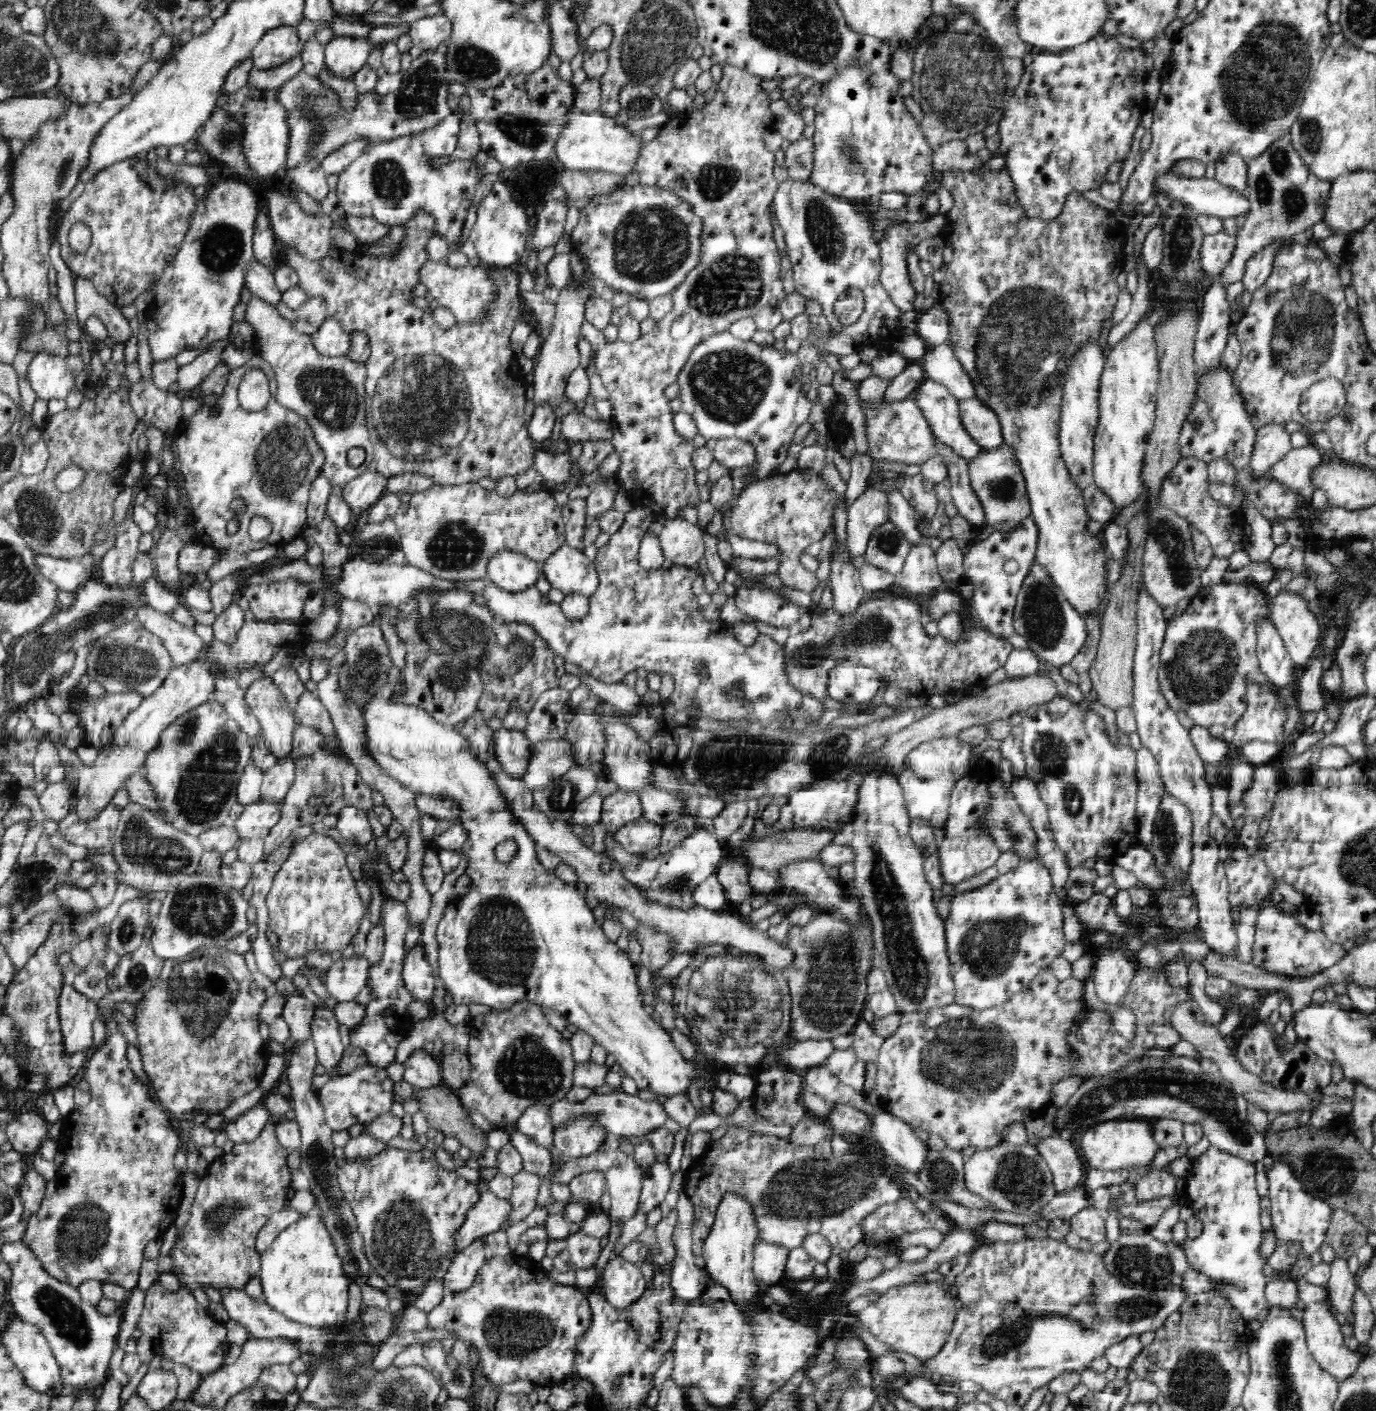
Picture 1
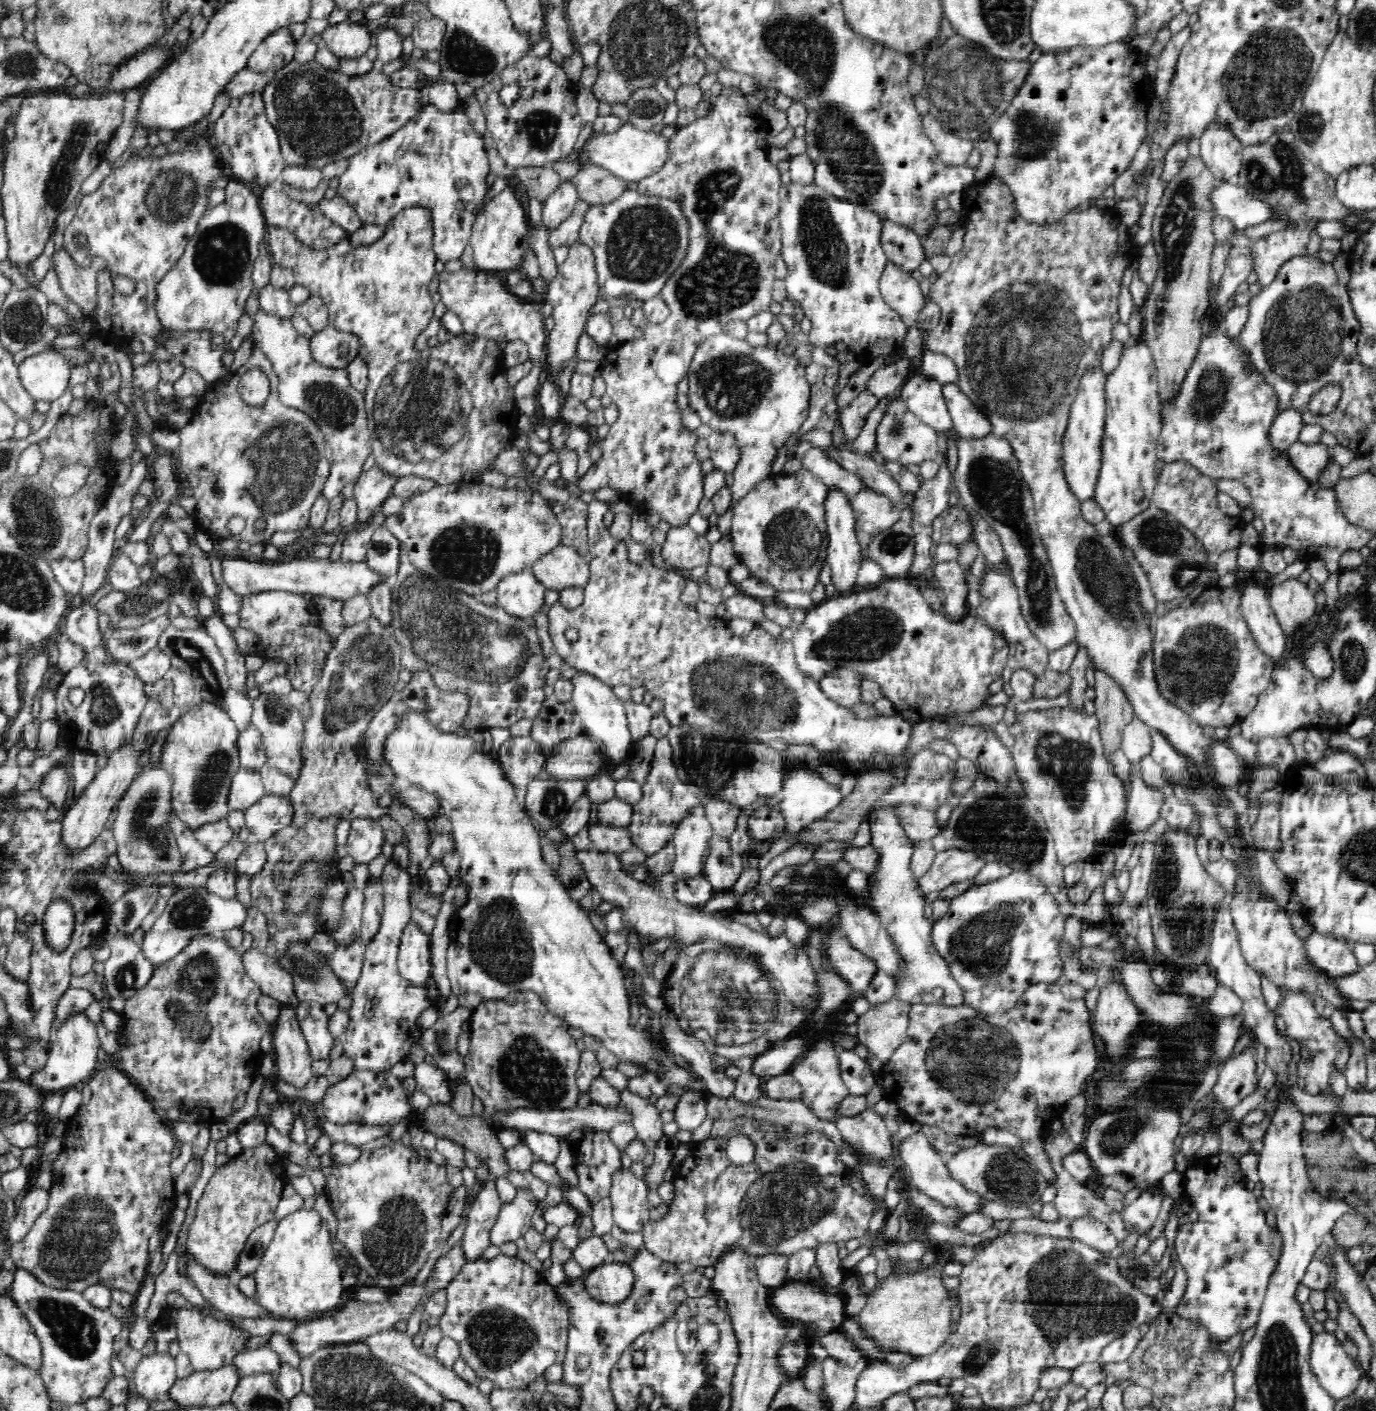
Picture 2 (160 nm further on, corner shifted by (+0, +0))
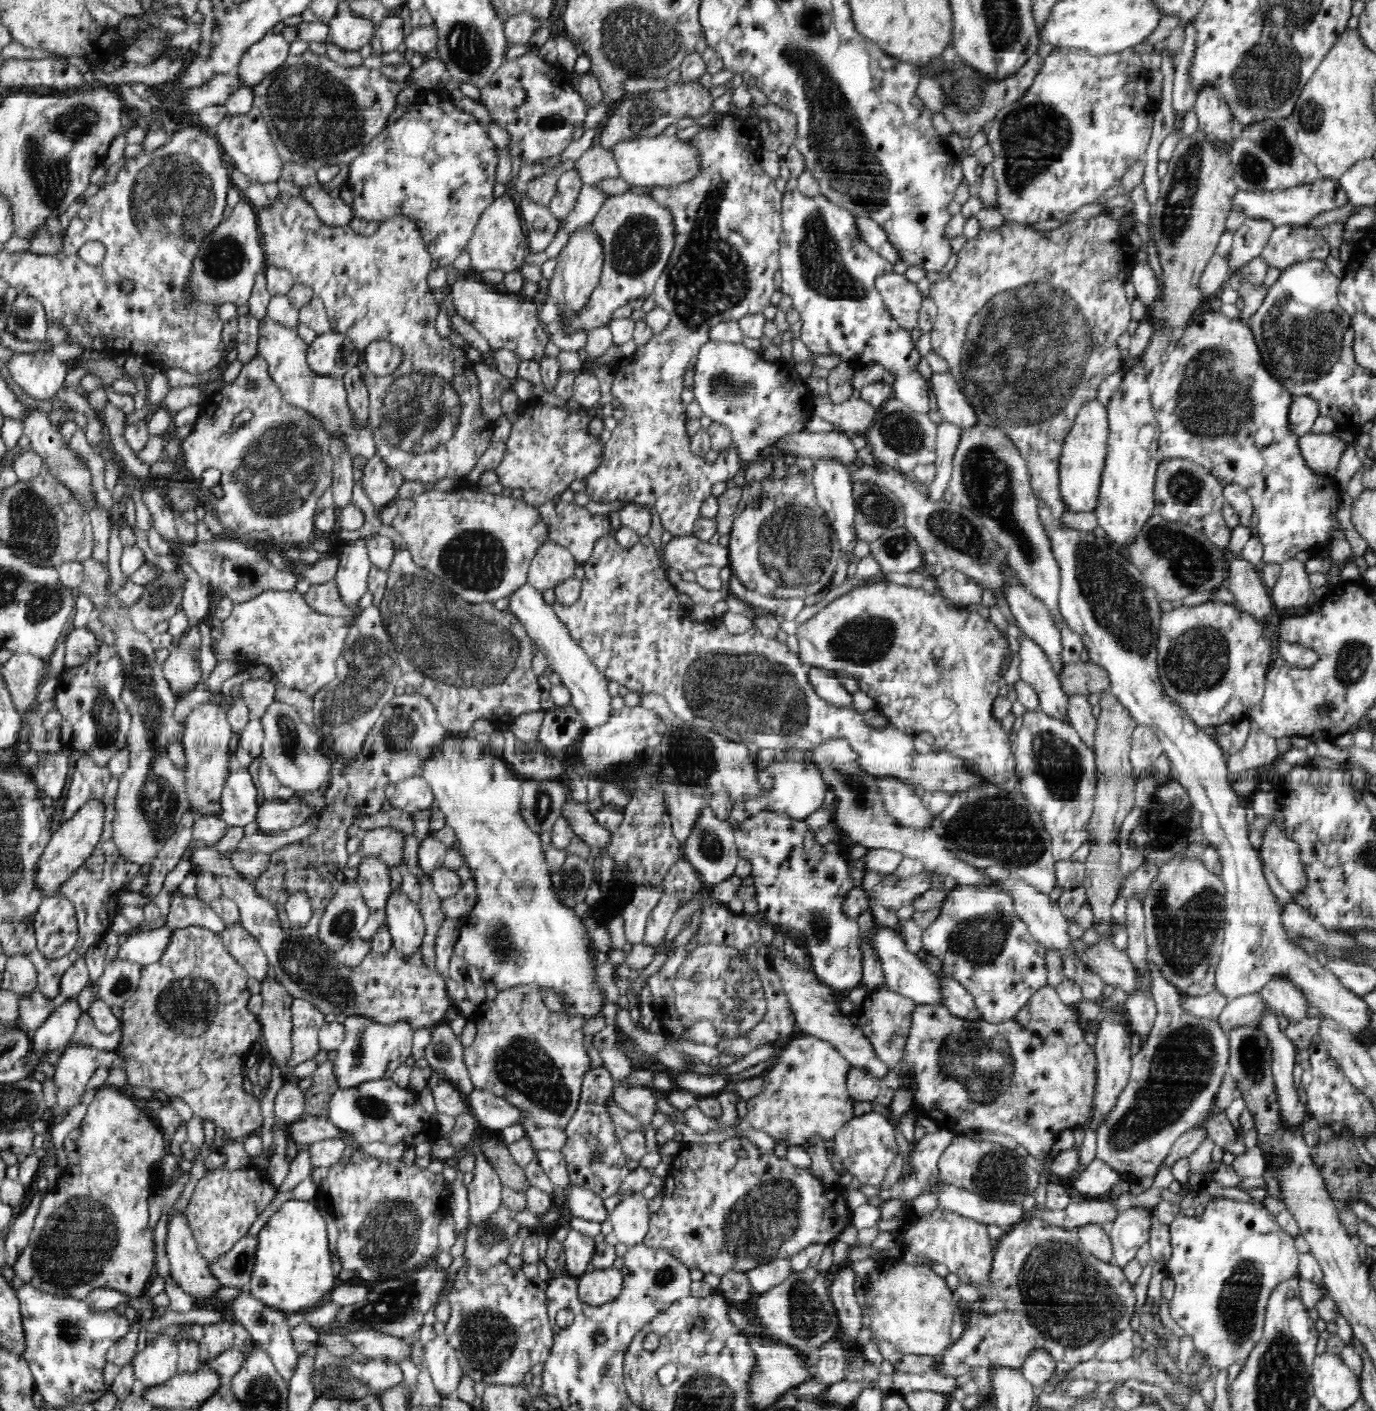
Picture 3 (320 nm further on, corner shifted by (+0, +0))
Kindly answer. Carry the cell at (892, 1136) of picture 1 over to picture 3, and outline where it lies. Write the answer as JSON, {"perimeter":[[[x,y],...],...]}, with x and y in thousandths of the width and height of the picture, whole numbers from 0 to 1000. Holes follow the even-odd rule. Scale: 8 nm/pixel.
{"perimeter":[[[682,835],[682,837],[682,839],[677,841],[677,845],[674,846],[680,847],[683,855],[714,867],[724,867],[728,871],[730,875],[745,863],[745,858],[742,853],[719,851],[708,845],[688,839],[684,835]]]}

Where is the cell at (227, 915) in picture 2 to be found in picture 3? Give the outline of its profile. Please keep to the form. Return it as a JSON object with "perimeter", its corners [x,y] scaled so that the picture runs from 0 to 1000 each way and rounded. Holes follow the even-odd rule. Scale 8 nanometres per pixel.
{"perimeter":[[[120,656],[114,659],[101,661],[87,670],[86,680],[99,683],[109,684],[117,680],[118,676],[124,670],[126,663],[126,656]]]}

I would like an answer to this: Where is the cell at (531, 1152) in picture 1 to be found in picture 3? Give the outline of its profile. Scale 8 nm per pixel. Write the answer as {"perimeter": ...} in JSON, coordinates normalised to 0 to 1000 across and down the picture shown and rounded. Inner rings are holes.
{"perimeter":[[[417,839],[414,840],[411,846],[411,854],[414,856],[416,862],[435,868],[442,863],[439,851],[435,846]]]}

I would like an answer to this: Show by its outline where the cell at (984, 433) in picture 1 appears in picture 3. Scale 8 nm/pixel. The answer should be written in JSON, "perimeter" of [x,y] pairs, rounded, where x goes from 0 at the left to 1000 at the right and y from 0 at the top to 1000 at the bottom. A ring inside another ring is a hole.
{"perimeter":[[[678,264],[676,276],[685,298],[700,305],[711,302],[711,296],[690,264]]]}

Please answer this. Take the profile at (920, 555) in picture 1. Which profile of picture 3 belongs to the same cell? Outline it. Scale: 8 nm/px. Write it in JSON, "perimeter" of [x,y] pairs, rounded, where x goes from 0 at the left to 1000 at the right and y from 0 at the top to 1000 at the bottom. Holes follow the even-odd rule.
{"perimeter":[[[685,298],[681,303],[680,315],[680,327],[679,327],[681,331],[681,336],[677,344],[674,344],[676,347],[674,353],[677,355],[686,354],[686,349],[690,346],[693,325],[696,318],[698,306],[699,305],[696,301],[690,300],[688,298]]]}

